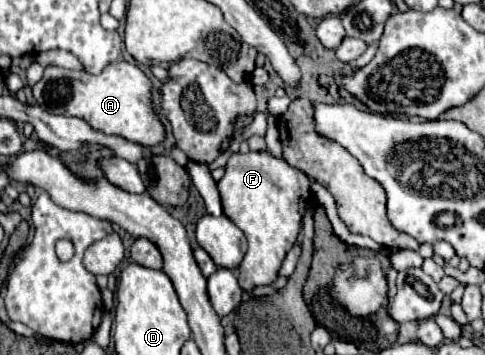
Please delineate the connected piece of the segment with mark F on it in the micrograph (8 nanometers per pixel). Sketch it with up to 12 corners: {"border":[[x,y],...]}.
{"border":[[233,153],[217,183],[249,249],[239,285],[277,279],[311,179],[283,157]]}

